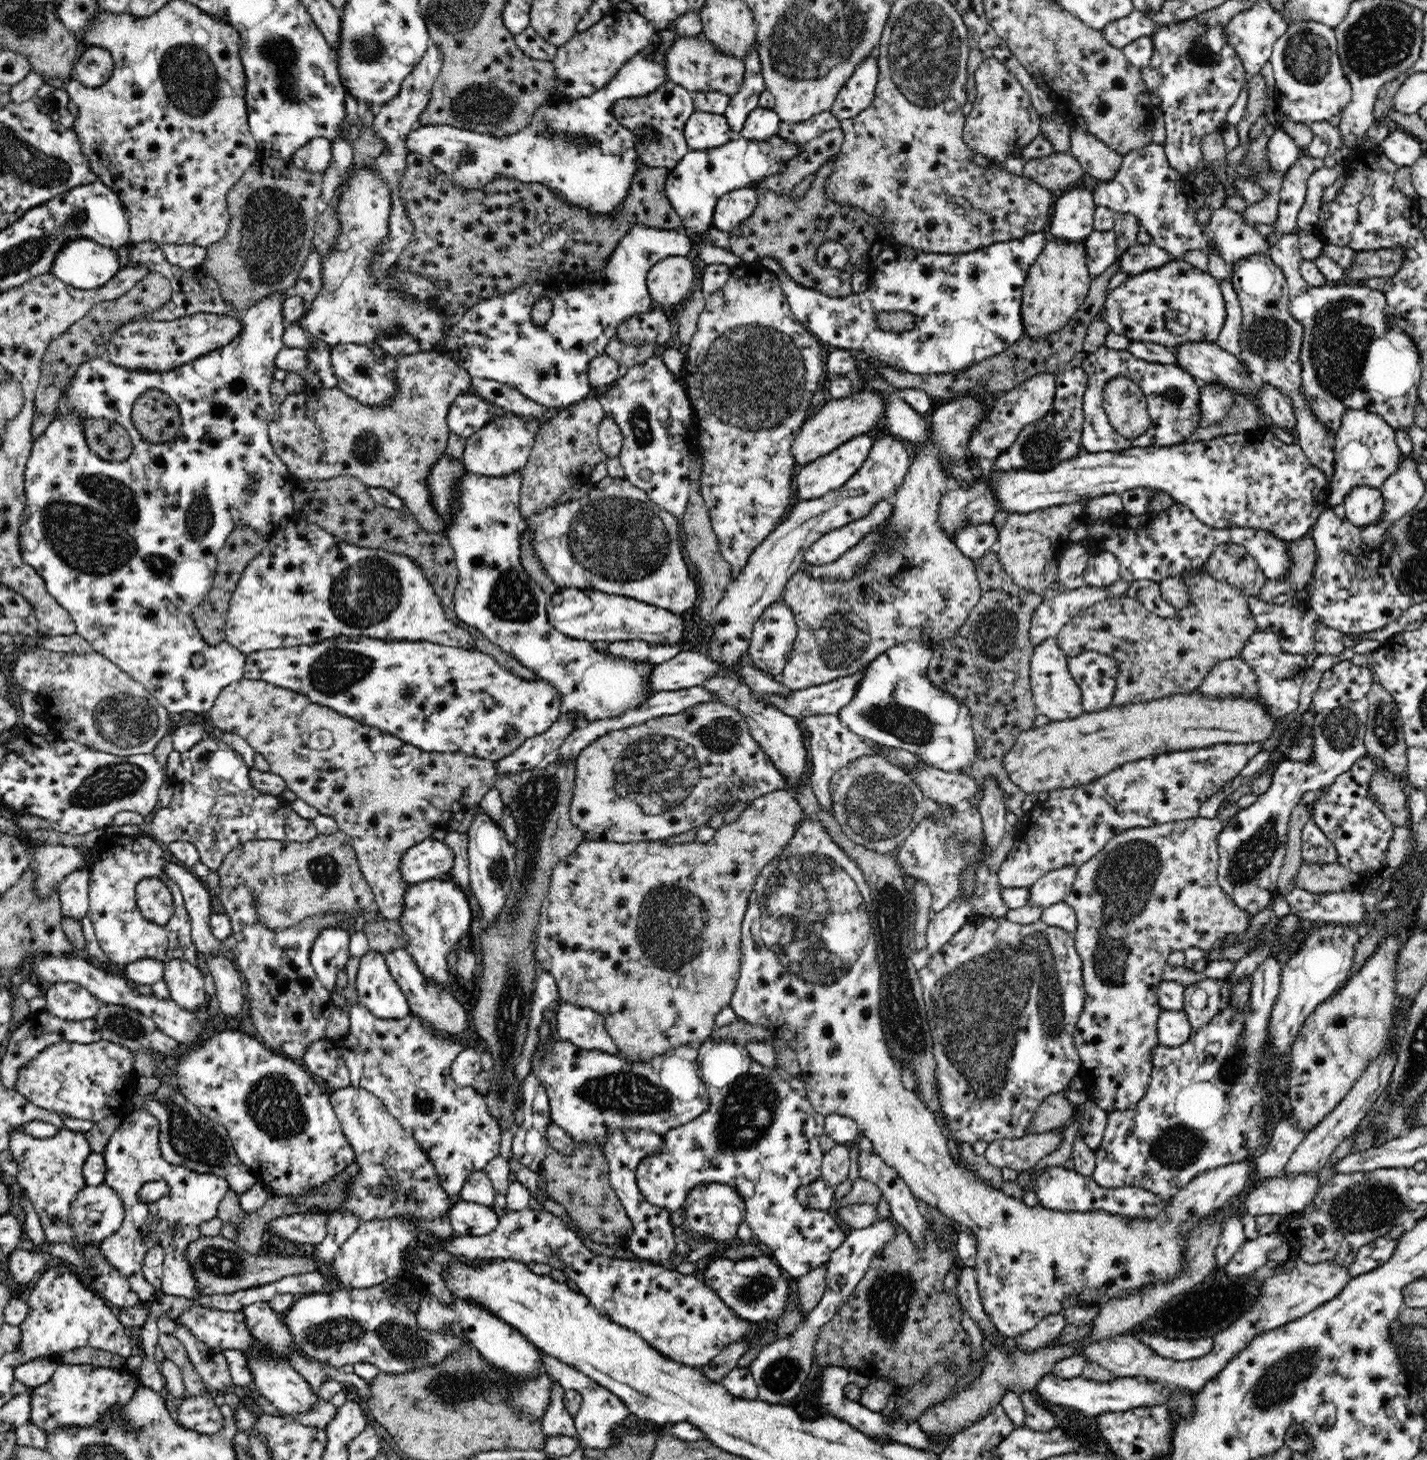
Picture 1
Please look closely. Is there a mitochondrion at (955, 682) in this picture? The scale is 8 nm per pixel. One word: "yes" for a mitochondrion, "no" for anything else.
no

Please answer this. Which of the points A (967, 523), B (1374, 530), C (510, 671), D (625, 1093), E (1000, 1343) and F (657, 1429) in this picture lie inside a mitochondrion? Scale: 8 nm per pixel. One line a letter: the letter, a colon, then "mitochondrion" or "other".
A: other
B: other
C: other
D: mitochondrion
E: other
F: other

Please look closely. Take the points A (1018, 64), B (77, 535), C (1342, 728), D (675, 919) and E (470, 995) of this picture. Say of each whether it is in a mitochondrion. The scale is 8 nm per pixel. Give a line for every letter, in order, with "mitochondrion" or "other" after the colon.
A: other
B: mitochondrion
C: mitochondrion
D: mitochondrion
E: other

